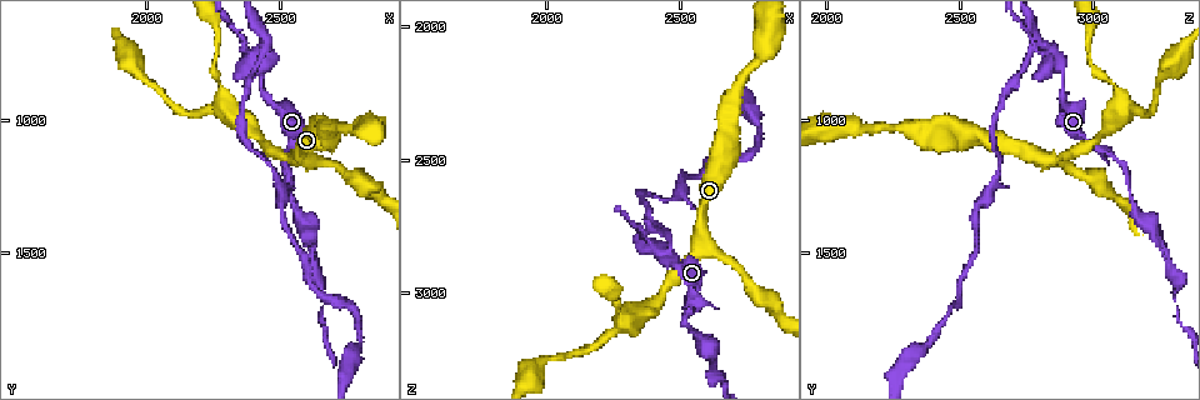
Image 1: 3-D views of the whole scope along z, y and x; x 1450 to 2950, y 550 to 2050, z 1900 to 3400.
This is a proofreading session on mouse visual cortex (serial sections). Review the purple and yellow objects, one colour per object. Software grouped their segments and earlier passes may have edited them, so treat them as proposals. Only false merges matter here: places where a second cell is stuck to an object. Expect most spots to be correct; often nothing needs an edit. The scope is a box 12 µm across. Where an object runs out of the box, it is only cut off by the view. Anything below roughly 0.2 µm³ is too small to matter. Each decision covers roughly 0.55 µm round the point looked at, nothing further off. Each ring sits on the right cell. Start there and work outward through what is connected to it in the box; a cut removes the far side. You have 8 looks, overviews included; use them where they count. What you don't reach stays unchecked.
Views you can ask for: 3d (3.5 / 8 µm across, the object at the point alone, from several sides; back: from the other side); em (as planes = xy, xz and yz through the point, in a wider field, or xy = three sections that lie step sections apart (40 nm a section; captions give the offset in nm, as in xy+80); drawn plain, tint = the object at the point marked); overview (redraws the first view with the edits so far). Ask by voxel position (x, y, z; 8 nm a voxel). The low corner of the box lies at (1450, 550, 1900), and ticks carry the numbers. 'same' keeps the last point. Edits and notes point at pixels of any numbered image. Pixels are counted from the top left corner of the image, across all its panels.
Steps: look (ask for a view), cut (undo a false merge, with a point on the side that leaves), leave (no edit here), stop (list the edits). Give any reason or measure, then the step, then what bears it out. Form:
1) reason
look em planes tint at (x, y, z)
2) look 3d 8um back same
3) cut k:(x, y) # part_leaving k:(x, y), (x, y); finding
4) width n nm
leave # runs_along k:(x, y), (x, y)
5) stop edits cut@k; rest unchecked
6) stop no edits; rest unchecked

arms part here
look 3d 3.5um at (2580, 1140, 2800)

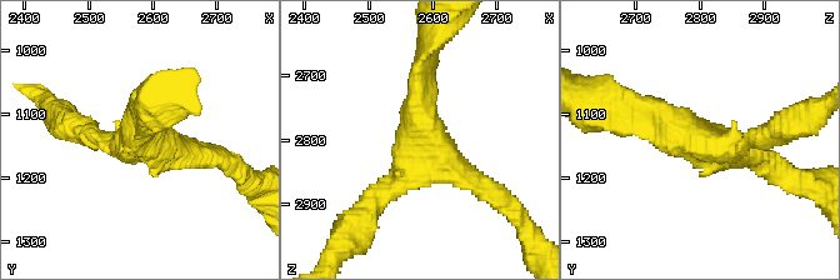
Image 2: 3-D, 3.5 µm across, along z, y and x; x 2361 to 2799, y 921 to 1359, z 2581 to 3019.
arms 3; arm_widths 250, 300, 300 nm
look em xy step 2 tint at (2580, 1145, 2810)

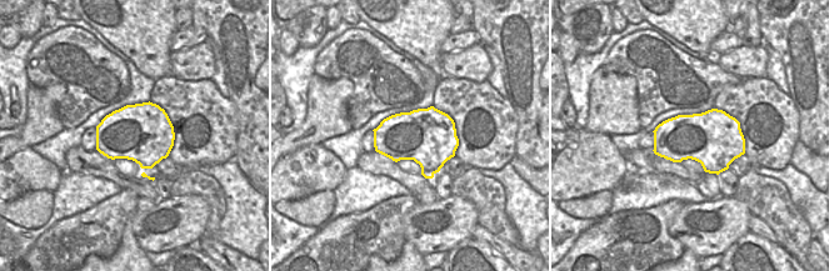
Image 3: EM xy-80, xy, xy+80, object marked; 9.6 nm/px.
width 550 nm
leave # runs_along 2:(424, 64), (420, 144), (370, 209); one cell here

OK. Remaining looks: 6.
thick turns thin
look 3d 3.5um at (2700, 1020, 2290)

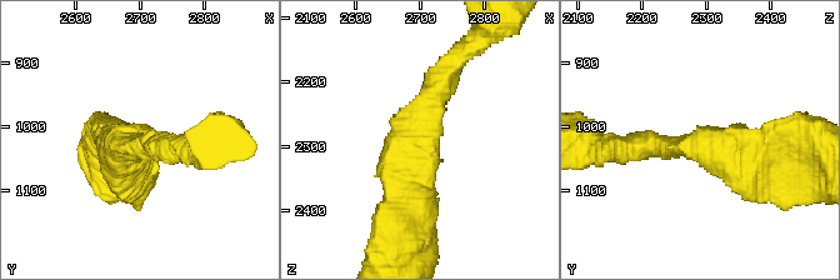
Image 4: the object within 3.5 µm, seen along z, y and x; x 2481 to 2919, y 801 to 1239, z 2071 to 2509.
arm_widths 300, 500 nm; now the EM
look em planes tint at (2695, 1025, 2290)

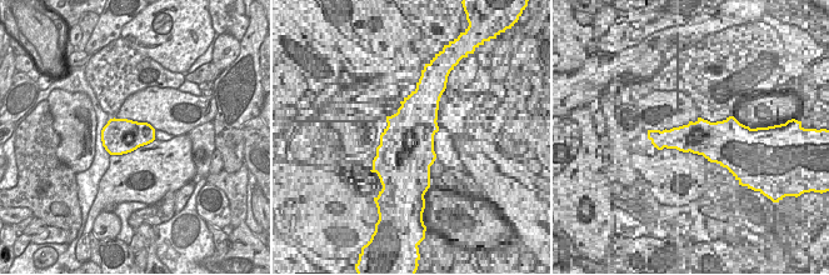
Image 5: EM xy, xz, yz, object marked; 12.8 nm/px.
leave # runs_along 4:(413, 215), (409, 154), (451, 64); continuous, no second cell

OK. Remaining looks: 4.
thin neck
look 3d 8um at (2450, 780, 2860)

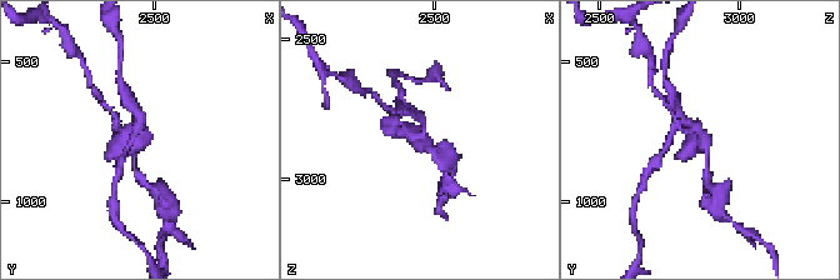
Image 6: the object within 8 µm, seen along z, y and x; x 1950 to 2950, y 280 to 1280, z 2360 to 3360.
look 3d 3.5um at (2450, 770, 2860)

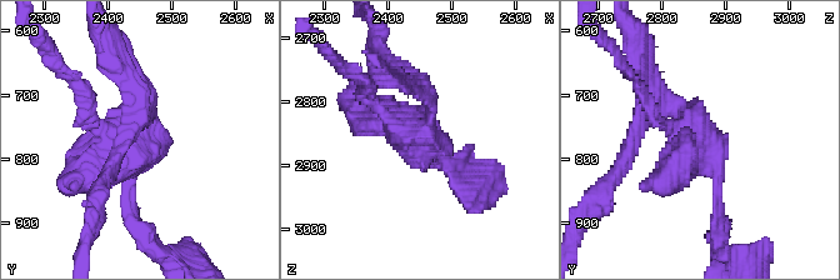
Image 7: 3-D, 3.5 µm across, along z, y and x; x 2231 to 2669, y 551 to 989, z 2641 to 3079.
cut 7:(415, 74) # part_leaving 7:(430, 121), (423, 86), (384, 51); two cells meet here

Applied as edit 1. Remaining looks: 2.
stop edits cut@7; rest unchecked

